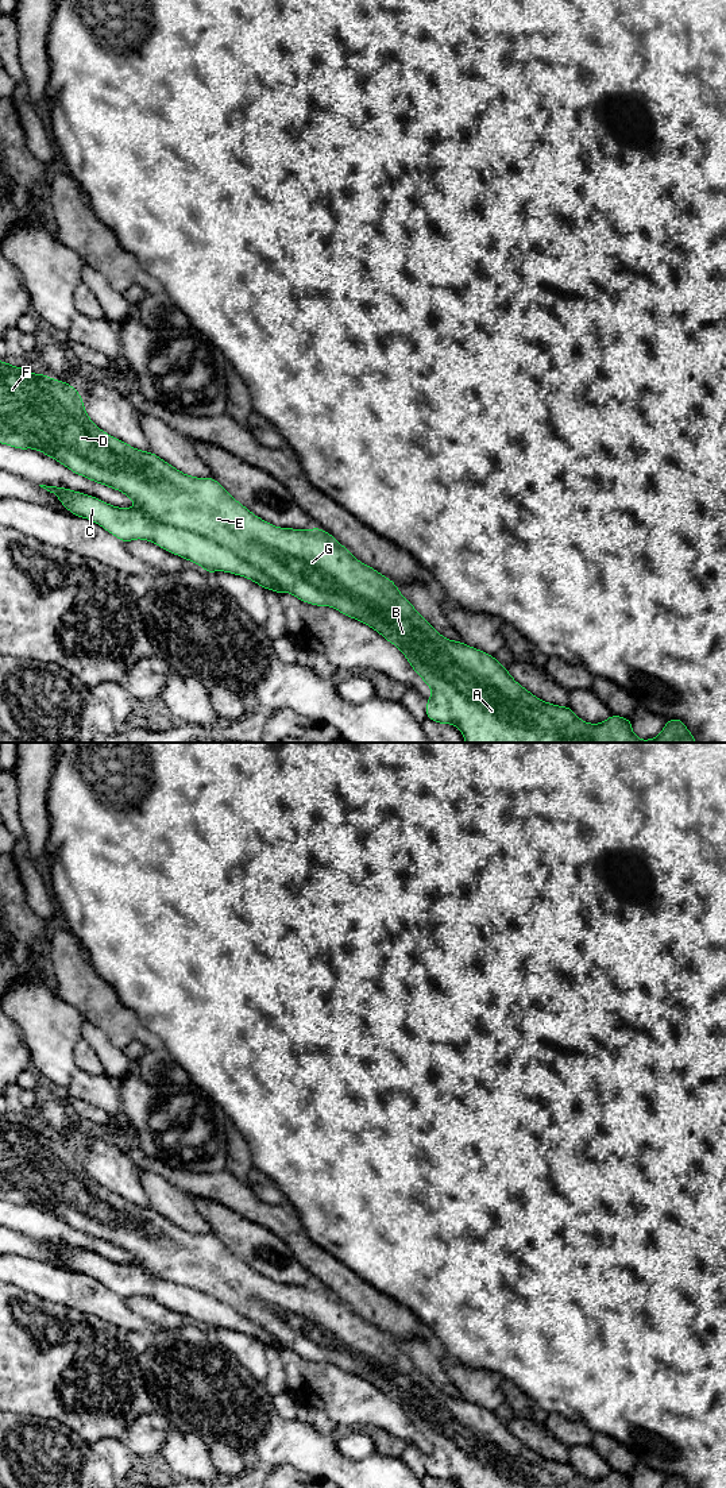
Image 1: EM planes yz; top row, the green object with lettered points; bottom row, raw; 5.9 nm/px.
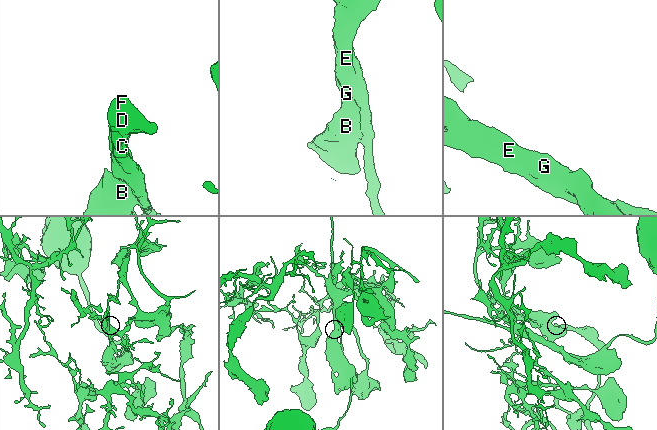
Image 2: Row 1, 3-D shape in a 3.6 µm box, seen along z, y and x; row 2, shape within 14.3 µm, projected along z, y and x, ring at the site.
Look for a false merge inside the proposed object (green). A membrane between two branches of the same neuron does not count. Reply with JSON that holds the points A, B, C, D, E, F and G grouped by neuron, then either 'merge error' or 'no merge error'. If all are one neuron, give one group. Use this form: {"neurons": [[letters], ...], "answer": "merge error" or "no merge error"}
{"neurons": [["A", "B", "D", "E", "F", "G"], ["C"]], "answer": "merge error"}

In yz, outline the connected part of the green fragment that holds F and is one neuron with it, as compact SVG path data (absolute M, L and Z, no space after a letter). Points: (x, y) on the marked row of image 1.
M0 361L0 443L19 450L35 448L73 473L124 493L148 517L190 531L225 547L300 601L335 608L368 625L398 647L412 668L432 689L433 694L425 706L426 717L437 724L456 725L466 743L698 743L679 718L668 720L654 739L640 740L633 733L630 718L611 714L605 722L588 724L575 716L569 706L557 706L537 698L517 683L495 656L441 636L399 593L390 578L359 562L327 531L317 527L306 531L278 528L259 519L238 502L215 478L186 475L154 452L132 448L120 439L105 433L89 419L80 393L70 383L53 379L46 374L30 373L24 367L11 366L4 361Z

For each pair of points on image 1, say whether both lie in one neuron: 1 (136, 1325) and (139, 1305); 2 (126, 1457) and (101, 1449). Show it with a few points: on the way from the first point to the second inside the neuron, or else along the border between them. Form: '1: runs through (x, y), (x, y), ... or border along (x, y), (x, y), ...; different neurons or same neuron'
1: border along (126, 1299), (126, 1303), (134, 1313), (162, 1327); different neurons
2: runs through (120, 1457), (107, 1449); same neuron

